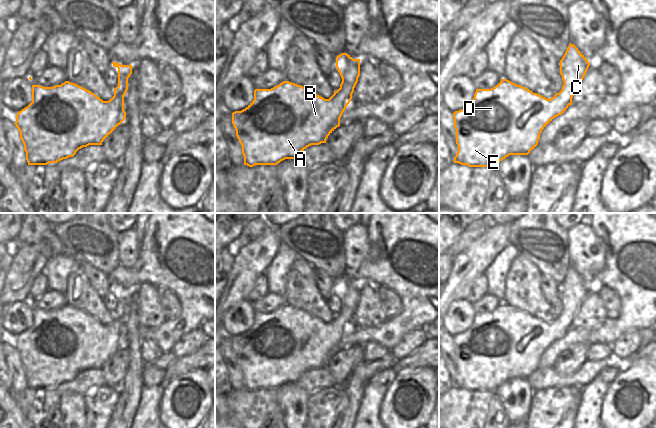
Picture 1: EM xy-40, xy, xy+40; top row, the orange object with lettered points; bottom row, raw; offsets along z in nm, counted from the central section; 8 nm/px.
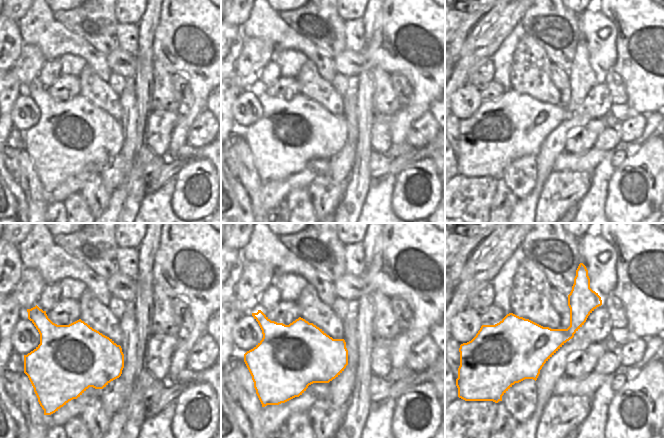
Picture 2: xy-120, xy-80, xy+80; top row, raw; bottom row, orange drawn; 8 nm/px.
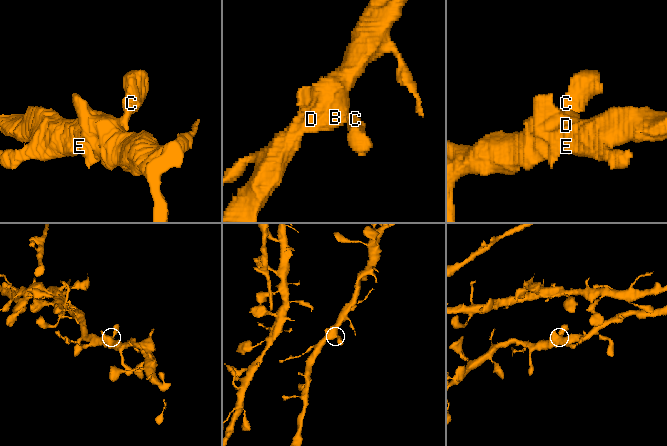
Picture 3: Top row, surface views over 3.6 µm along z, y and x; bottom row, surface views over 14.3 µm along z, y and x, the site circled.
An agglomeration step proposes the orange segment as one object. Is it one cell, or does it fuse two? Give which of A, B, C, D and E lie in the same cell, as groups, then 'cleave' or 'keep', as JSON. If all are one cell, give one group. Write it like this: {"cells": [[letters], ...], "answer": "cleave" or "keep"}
{"cells": [["A", "B", "C", "D", "E"]], "answer": "keep"}

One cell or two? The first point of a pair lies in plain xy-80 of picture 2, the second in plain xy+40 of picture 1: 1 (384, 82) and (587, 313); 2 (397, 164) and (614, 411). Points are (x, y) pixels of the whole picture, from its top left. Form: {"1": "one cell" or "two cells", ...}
{"1": "one cell", "2": "two cells"}

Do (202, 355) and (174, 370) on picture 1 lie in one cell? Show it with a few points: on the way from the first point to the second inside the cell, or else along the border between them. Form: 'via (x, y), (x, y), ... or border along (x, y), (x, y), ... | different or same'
via (195, 360), (181, 367) | same

